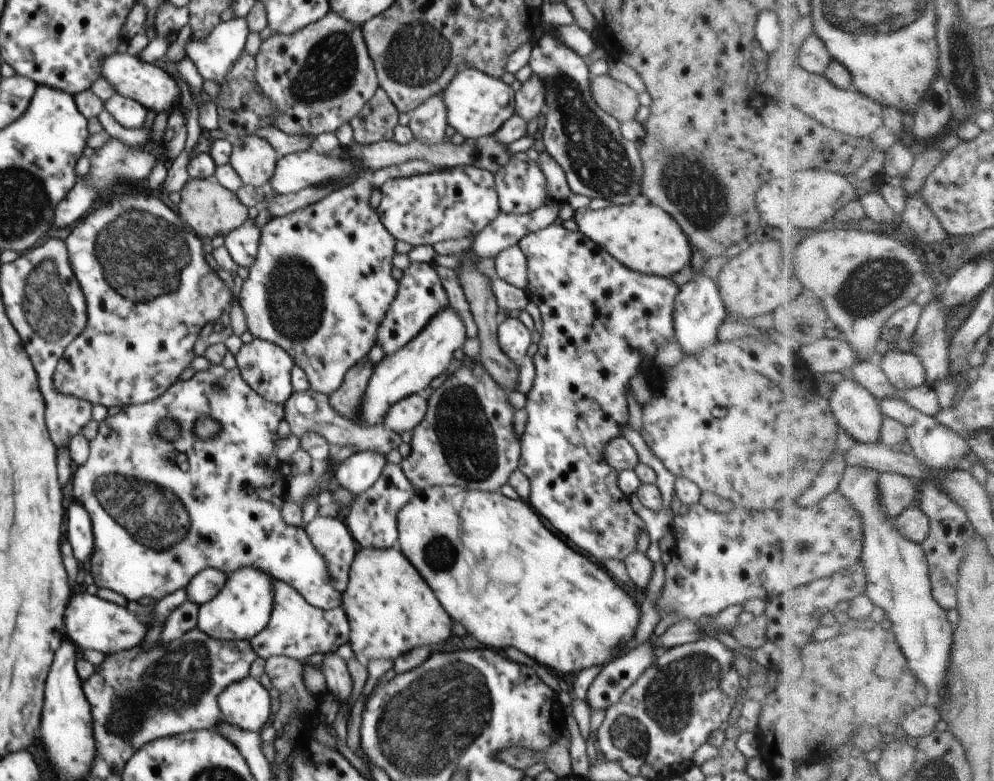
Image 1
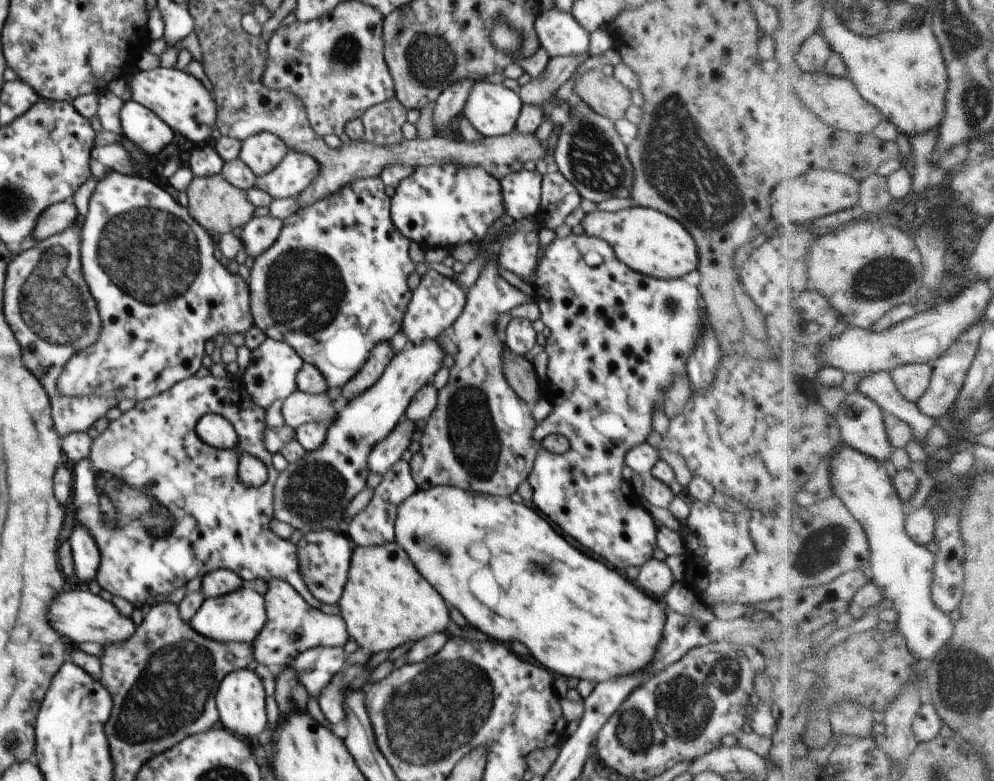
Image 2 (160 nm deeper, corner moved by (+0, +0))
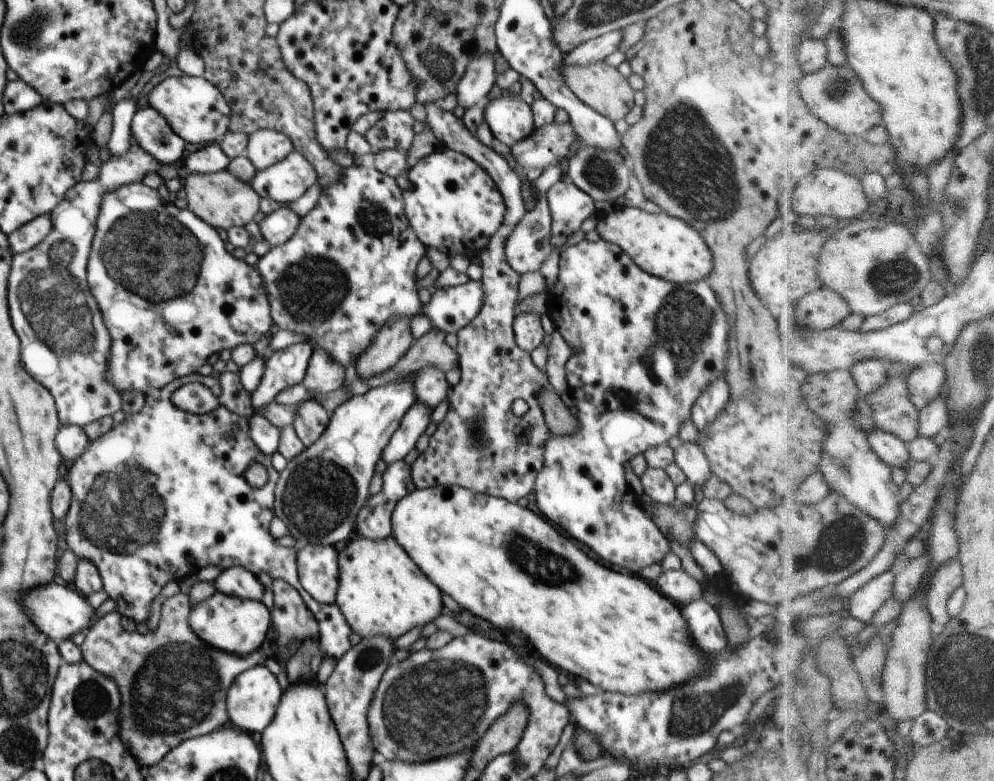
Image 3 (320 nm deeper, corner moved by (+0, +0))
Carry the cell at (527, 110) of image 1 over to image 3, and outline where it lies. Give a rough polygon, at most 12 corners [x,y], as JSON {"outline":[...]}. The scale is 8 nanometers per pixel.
{"outline":[[622,31],[590,39],[564,54],[564,64],[604,61],[618,50]]}

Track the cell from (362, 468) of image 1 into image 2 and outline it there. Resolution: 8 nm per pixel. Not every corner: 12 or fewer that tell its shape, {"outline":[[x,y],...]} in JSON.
{"outline":[[402,419],[374,445],[369,474],[383,475],[408,451],[418,433],[413,420]]}

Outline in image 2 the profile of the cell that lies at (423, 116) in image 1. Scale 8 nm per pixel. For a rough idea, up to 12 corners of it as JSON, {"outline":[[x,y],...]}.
{"outline":[[463,78],[437,98],[433,125],[441,132],[463,112],[475,82]]}

